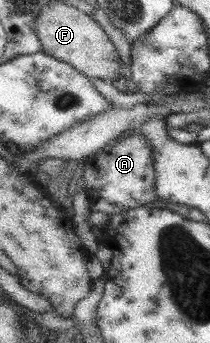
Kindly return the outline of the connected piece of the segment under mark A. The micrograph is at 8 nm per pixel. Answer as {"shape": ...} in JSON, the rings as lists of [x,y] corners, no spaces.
{"shape":[[[134,131],[124,139],[111,140],[100,152],[90,156],[83,166],[81,179],[83,184],[80,186],[84,186],[84,192],[91,201],[102,198],[124,210],[146,205],[157,198],[150,147],[139,131]]]}

